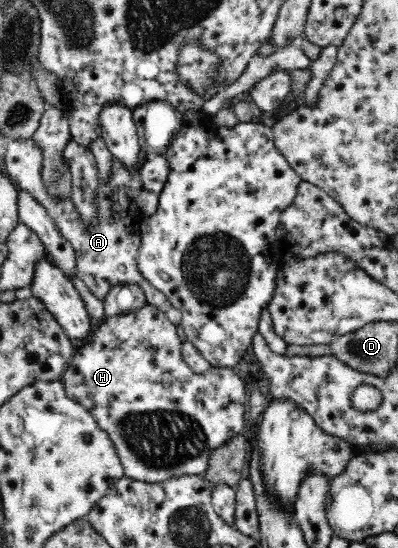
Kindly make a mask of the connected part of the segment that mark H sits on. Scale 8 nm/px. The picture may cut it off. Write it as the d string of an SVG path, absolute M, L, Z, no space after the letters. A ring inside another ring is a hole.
M149 303L144 308L128 314L107 316L93 336L90 337L89 341L73 354L69 365L62 374L62 379L65 382L66 393L88 408L94 415L94 418L96 418L96 421L98 421L98 425L110 435L110 439L116 445L116 450L118 455L120 455L125 476L128 478L154 484L166 482L166 480L170 479L180 479L186 475L204 476L208 471L212 453L216 449L226 446L235 437L242 436L244 410L246 410L246 406L244 406L246 404L246 385L242 378L233 369L228 367L219 369L211 366L204 372L195 373L181 355L181 342L176 334L176 325L170 322L161 310L158 310L158 308Z

